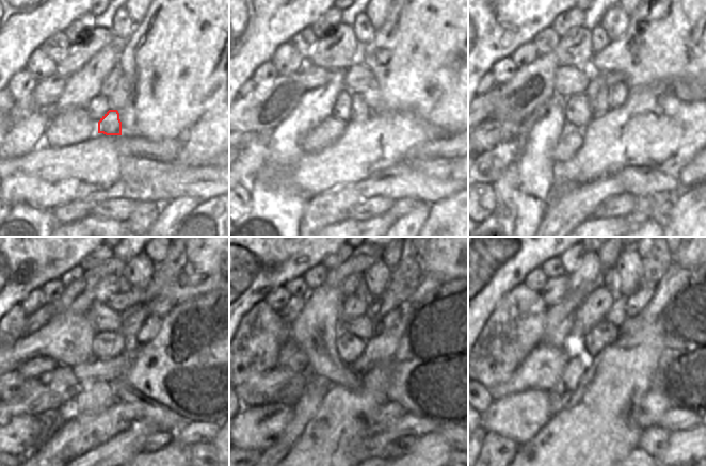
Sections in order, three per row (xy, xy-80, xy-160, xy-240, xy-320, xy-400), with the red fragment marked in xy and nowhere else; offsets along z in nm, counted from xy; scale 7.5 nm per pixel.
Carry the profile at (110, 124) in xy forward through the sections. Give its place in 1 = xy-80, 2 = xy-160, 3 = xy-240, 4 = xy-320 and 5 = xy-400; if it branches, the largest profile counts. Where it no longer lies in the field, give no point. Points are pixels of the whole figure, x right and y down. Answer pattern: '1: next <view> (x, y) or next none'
1: next xy-80 (359, 111)
2: next xy-160 (597, 92)
3: next xy-240 (132, 319)
4: next xy-320 (405, 278)
5: next xy-400 (642, 286)

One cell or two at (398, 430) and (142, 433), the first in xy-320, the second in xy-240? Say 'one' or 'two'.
one

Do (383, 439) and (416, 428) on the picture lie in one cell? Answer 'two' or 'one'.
one

